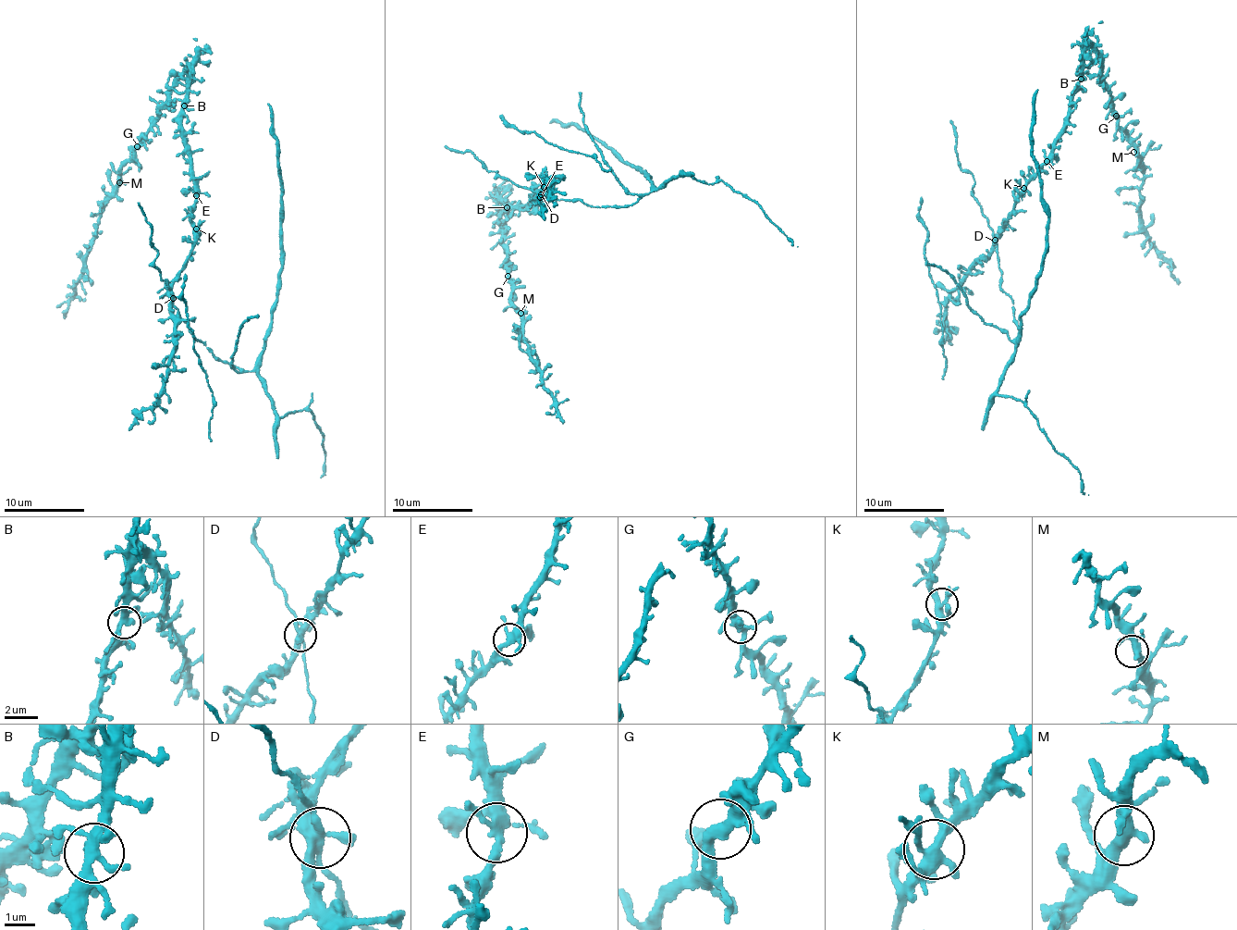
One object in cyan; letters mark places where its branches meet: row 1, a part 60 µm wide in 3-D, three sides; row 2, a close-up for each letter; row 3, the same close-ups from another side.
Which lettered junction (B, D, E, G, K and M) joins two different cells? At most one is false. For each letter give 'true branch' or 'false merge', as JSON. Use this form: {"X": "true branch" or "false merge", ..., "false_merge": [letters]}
{"B": "true branch", "D": "true branch", "E": "true branch", "G": "true branch", "K": "true branch", "M": "true branch", "false_merge": []}

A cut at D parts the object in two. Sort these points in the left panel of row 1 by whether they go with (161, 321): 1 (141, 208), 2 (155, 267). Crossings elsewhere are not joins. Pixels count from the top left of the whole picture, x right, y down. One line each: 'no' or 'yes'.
1: no
2: no

